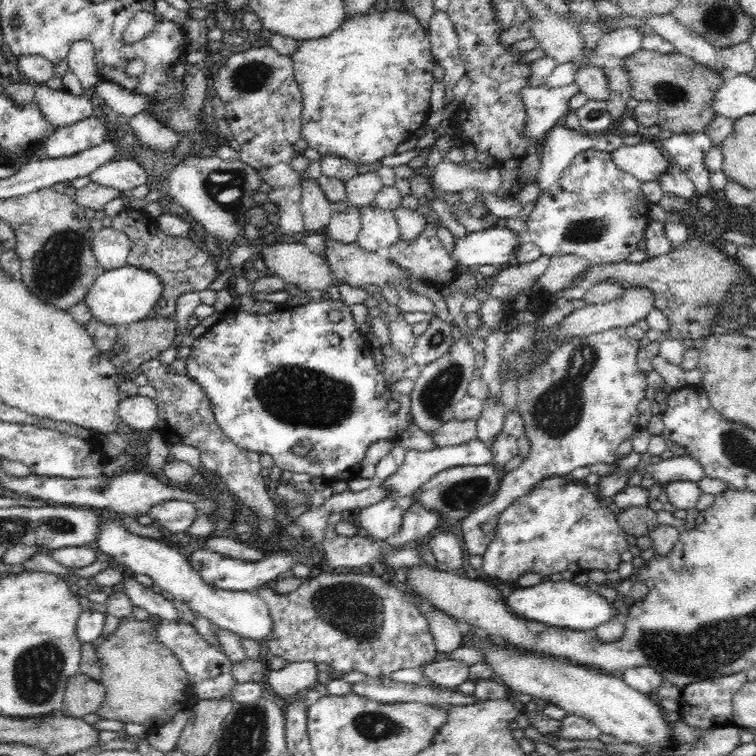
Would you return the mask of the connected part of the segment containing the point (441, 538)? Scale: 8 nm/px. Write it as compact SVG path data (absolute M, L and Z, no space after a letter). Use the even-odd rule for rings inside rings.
M438 532L429 542L428 549L432 552L438 569L442 571L456 571L465 568L464 548L461 547L458 536L451 533Z

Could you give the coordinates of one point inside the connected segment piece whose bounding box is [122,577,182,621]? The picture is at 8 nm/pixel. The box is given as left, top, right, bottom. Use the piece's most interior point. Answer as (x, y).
(141, 596)

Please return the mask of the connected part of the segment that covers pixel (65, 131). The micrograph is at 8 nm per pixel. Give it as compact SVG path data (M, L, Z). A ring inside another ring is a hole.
M86 118L72 125L58 127L45 142L45 155L48 159L72 156L99 145L105 137L104 122L100 118Z

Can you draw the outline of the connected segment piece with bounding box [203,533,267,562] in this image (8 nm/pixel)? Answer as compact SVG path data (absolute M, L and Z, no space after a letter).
M227 533L207 538L203 548L214 551L227 558L246 562L260 562L267 555L260 552L260 550L256 550L256 548L246 546L246 544L238 541L238 537Z

